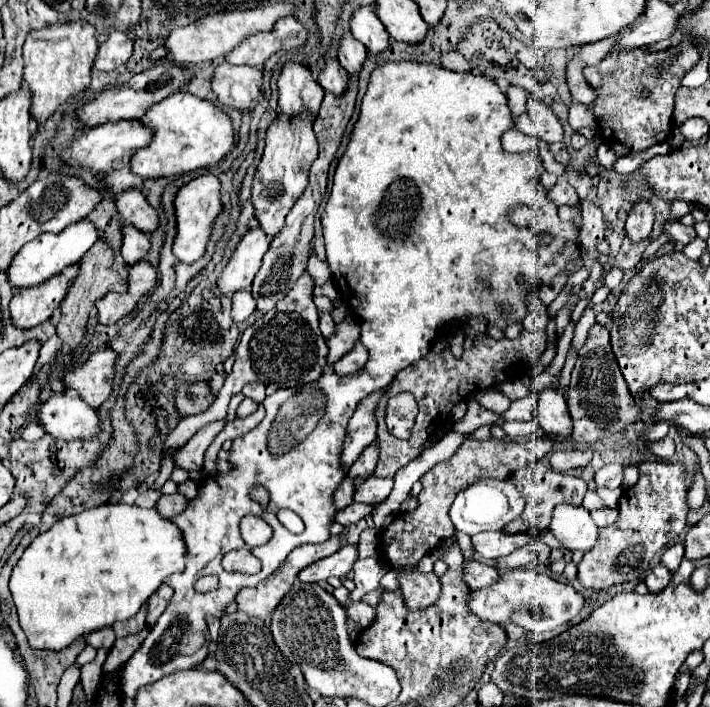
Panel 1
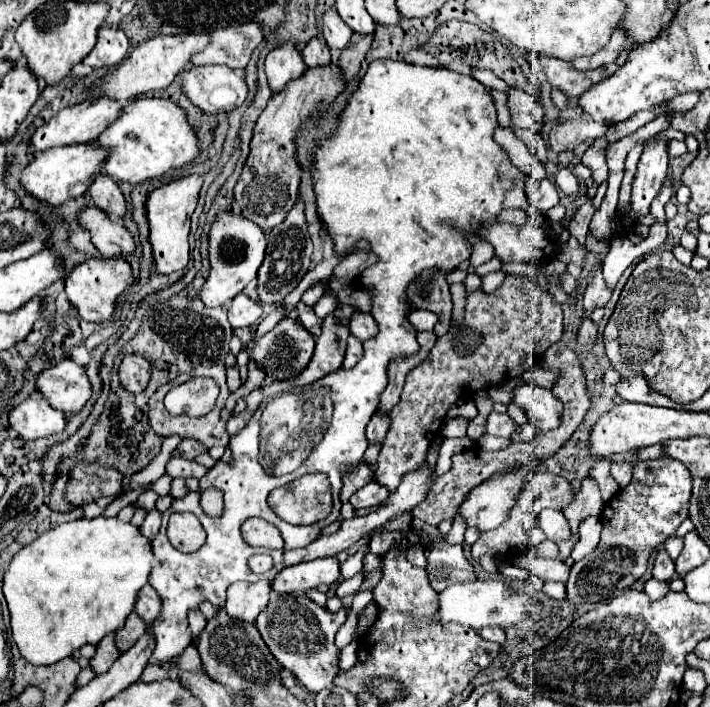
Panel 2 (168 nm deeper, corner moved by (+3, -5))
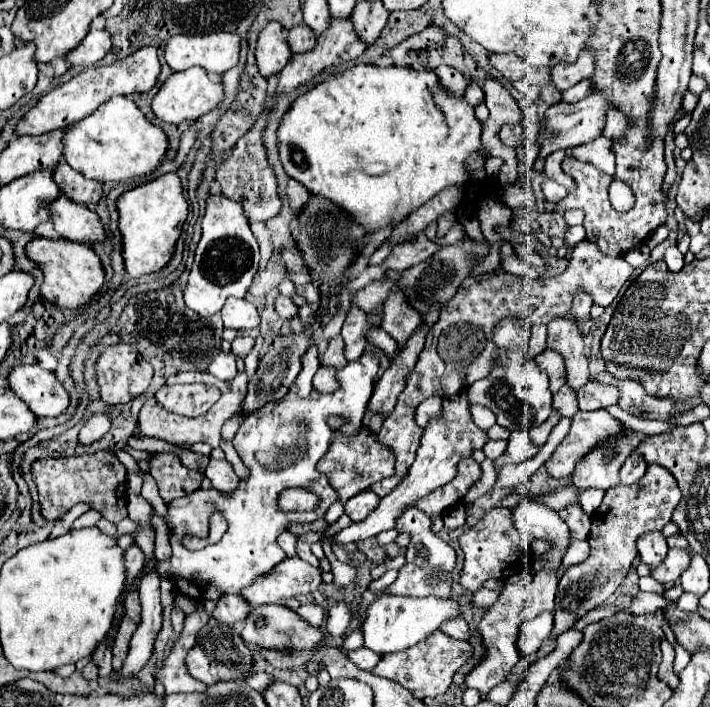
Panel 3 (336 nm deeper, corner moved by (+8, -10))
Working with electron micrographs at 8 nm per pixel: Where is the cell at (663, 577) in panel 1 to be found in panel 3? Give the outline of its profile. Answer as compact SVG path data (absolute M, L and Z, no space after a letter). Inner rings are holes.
M647 532L641 538L637 538L637 552L641 560L649 566L657 566L659 562L663 562L667 550L669 548L661 532Z

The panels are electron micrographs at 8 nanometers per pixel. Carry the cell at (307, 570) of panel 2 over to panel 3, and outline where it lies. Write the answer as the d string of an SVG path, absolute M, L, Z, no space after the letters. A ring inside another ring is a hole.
M285 558L267 574L261 574L255 582L245 586L239 596L249 602L249 606L279 604L285 598L309 594L321 584L321 570L309 562L295 558Z

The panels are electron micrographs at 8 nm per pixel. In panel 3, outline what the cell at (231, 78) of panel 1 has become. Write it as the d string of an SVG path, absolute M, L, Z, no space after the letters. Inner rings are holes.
M187 68L183 72L173 72L167 82L159 88L159 92L151 100L151 110L157 120L169 124L181 124L185 120L197 120L205 112L213 110L223 100L223 86L209 78L201 68Z

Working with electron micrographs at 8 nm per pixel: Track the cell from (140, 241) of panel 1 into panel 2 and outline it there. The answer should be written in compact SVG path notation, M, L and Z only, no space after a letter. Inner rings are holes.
M90 205L80 213L80 223L92 233L92 243L100 257L114 259L136 251L136 243L122 221L108 217L96 205Z

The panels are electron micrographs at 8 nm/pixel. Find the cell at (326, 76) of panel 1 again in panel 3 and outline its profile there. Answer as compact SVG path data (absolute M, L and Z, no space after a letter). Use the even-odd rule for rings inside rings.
M299 24L299 26L293 26L287 32L287 42L291 46L291 52L299 54L299 52L305 52L305 50L311 50L315 46L315 42L317 42L317 36L309 26Z

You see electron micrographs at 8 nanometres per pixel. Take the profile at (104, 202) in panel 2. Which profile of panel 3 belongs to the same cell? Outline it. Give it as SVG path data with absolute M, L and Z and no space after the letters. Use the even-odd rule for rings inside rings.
M59 162L55 166L53 182L73 202L79 202L79 204L85 204L85 206L95 206L101 200L101 184L97 180L85 178L81 172L73 170L65 162Z

